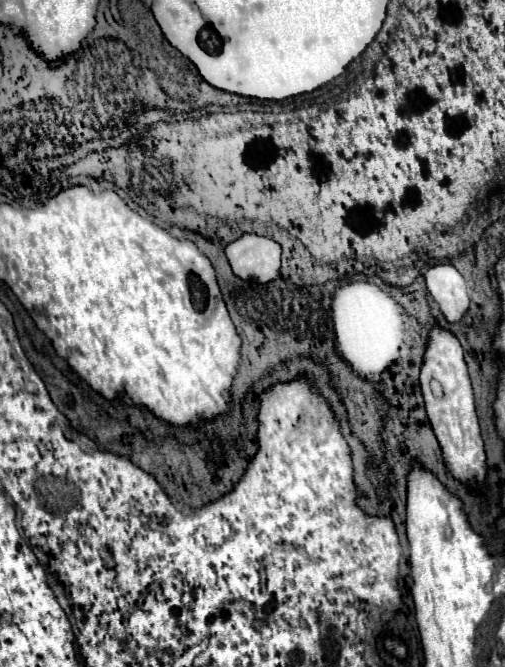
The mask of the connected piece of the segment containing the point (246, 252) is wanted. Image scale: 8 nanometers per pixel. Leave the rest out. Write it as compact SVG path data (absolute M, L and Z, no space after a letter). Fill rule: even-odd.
M243 235L225 247L233 273L241 279L269 283L279 275L281 247L259 235Z

